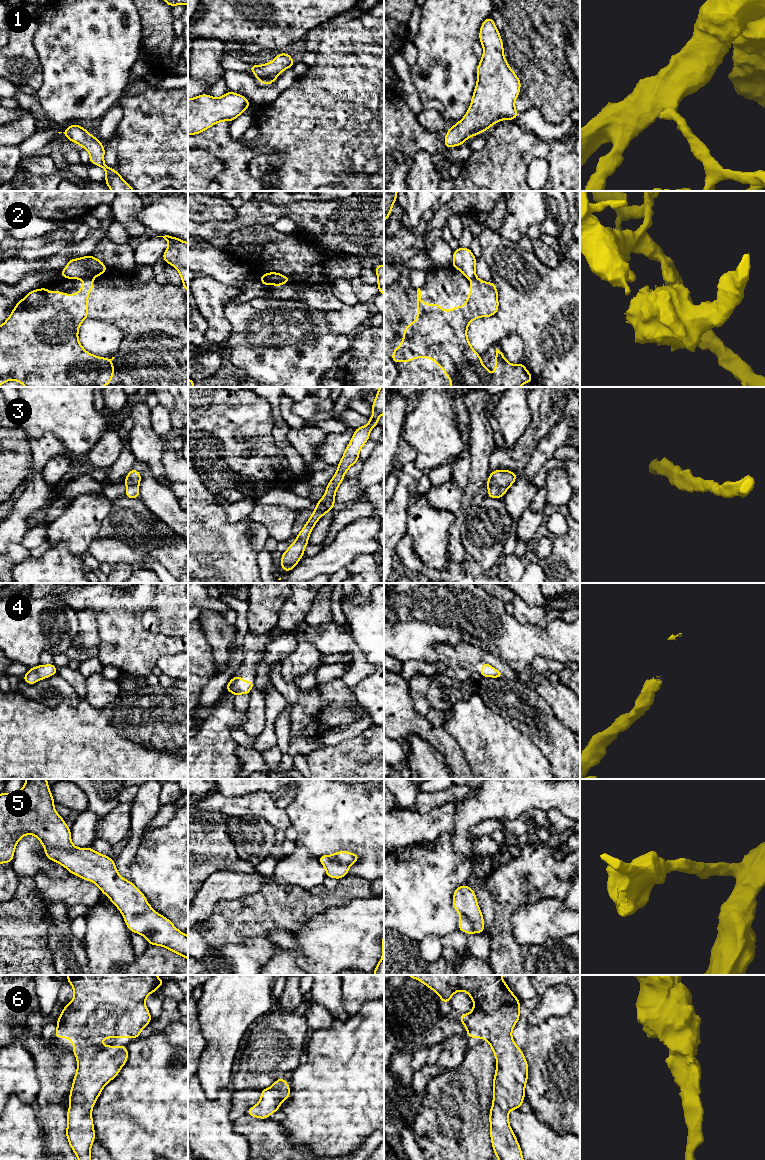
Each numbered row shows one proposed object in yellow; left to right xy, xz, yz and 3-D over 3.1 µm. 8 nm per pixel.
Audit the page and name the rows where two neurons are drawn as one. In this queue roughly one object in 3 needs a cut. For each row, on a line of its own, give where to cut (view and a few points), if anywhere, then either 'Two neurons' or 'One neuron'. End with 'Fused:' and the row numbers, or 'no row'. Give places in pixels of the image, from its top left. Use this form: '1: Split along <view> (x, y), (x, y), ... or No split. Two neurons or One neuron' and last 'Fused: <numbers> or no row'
1: No split. One neuron
2: Split along xy (93, 277), (85, 277), (83, 279). Two neurons
3: No split. One neuron
4: No split. One neuron
5: No split. One neuron
6: No split. One neuron
Fused: 2

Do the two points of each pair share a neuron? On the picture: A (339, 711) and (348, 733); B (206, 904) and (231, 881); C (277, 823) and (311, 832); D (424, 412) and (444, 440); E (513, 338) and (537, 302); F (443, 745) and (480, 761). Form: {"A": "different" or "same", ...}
{"A": "different", "B": "same", "C": "different", "D": "same", "E": "different", "F": "different"}

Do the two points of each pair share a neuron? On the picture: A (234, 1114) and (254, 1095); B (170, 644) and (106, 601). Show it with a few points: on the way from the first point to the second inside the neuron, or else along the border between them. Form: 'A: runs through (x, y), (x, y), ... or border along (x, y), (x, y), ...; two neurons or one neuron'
A: runs through (239, 1109), (249, 1099); one neuron
B: runs through (154, 641), (143, 638), (122, 617); one neuron

